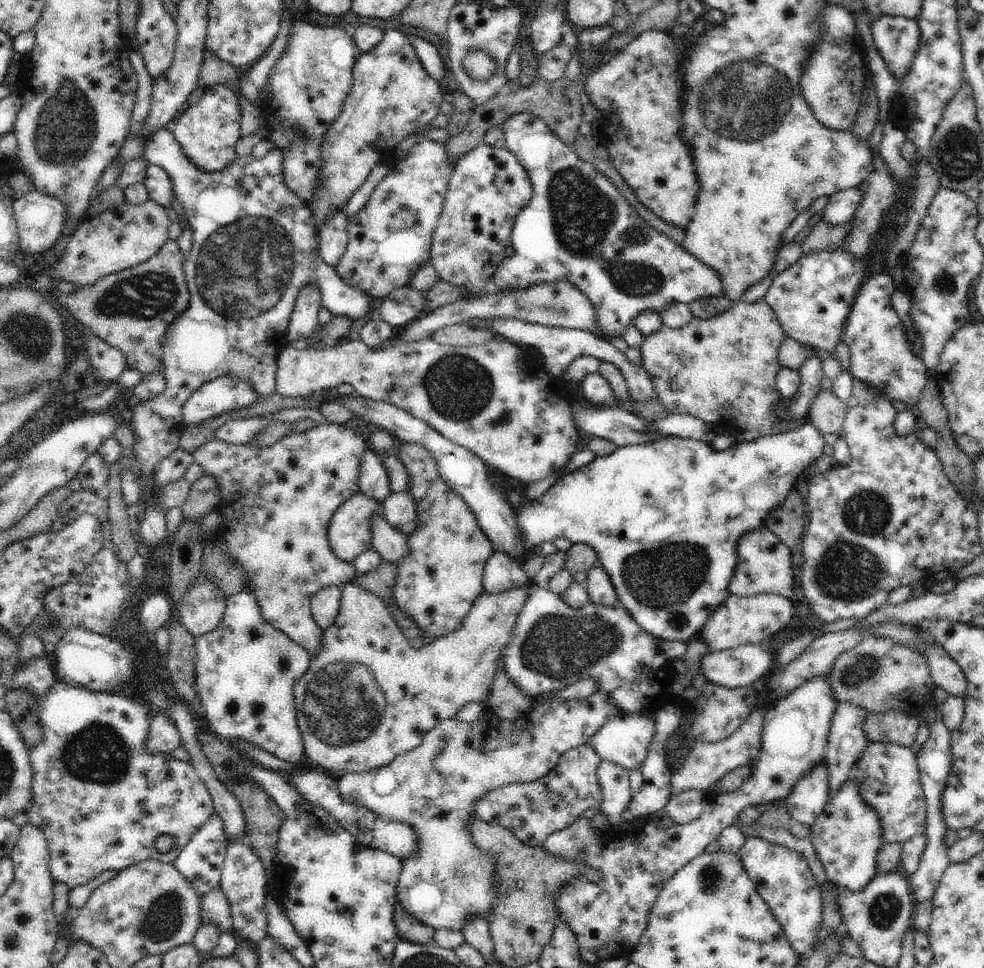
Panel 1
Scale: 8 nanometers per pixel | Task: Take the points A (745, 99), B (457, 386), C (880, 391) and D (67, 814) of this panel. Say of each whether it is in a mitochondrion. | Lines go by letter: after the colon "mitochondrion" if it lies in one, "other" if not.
A: mitochondrion
B: mitochondrion
C: other
D: other

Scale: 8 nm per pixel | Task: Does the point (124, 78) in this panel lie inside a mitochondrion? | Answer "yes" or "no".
no

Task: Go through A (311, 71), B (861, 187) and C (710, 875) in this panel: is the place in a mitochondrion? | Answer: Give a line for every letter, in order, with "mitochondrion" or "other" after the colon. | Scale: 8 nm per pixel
A: mitochondrion
B: other
C: mitochondrion

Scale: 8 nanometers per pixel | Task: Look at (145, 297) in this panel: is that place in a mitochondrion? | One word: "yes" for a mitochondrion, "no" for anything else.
yes

